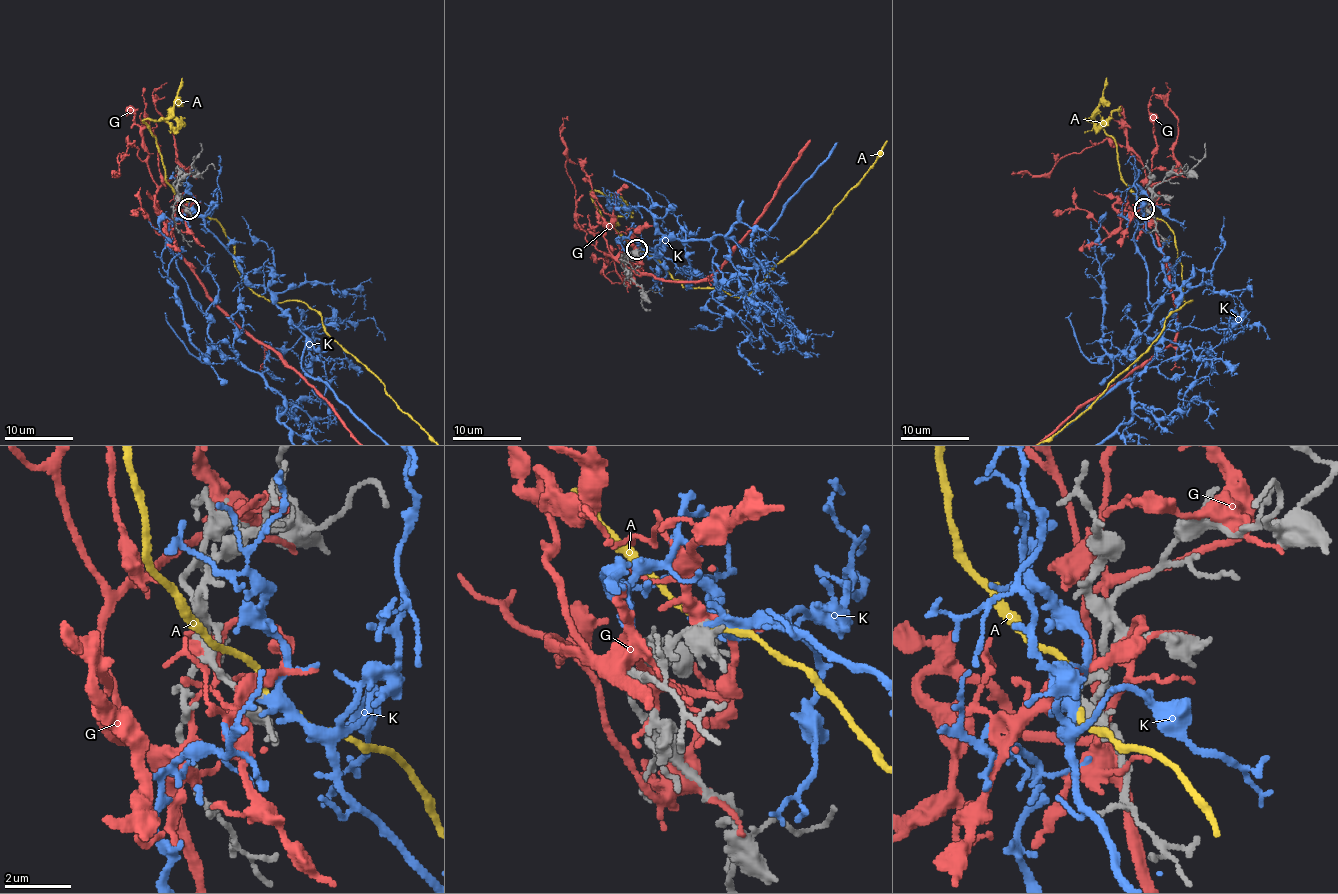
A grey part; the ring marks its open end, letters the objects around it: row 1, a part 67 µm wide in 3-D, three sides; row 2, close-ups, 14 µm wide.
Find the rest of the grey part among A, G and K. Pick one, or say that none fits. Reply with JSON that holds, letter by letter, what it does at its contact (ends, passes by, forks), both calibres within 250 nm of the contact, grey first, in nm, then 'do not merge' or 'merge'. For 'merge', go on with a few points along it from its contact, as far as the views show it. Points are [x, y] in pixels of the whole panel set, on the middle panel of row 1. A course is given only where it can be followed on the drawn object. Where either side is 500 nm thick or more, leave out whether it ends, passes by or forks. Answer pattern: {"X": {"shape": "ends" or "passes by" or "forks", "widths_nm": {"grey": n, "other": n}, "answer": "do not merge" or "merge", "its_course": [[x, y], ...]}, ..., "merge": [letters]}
{"A": {"shape": "passes by", "widths_nm": {"grey": 260, "other": 170}, "answer": "do not merge"}, "G": {"shape": "forks", "widths_nm": {"grey": 320, "other": 320}, "answer": "do not merge"}, "K": {"shape": "forks", "widths_nm": {"grey": 320, "other": 200}, "answer": "merge"}, "merge": ["K"]}

